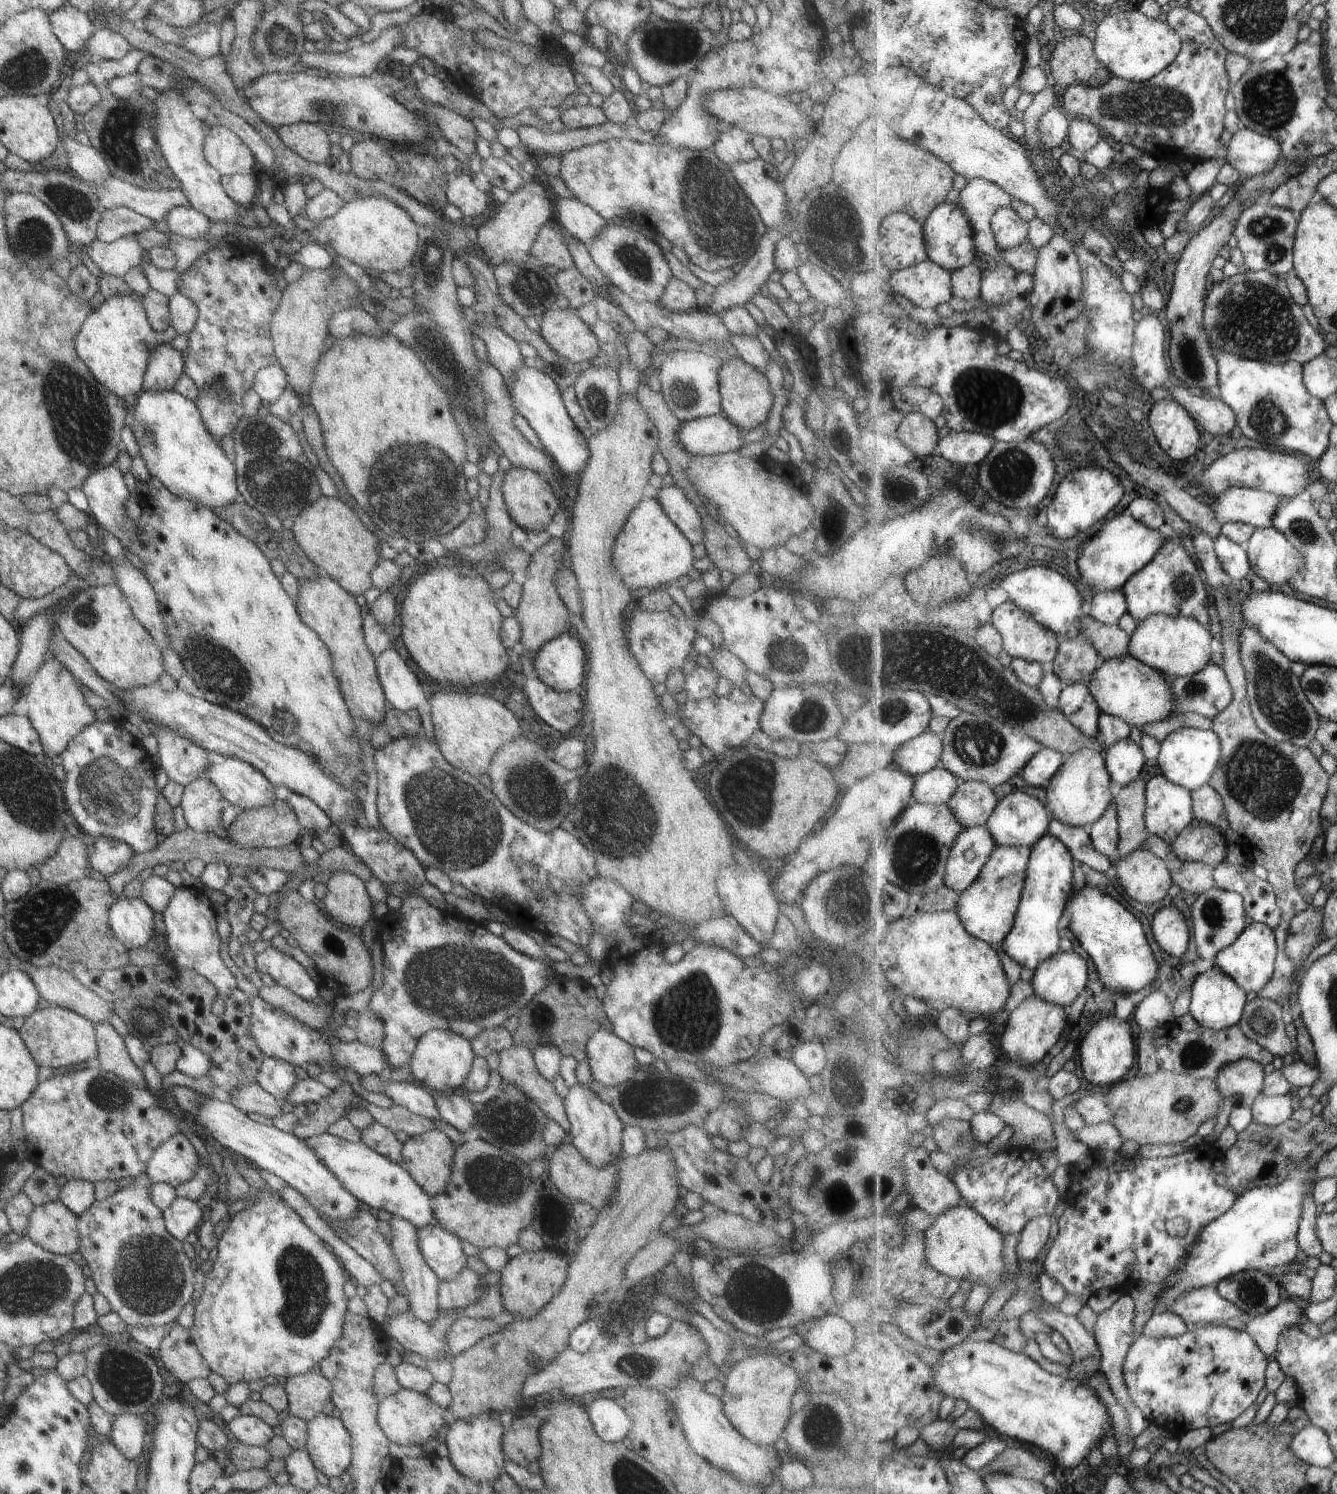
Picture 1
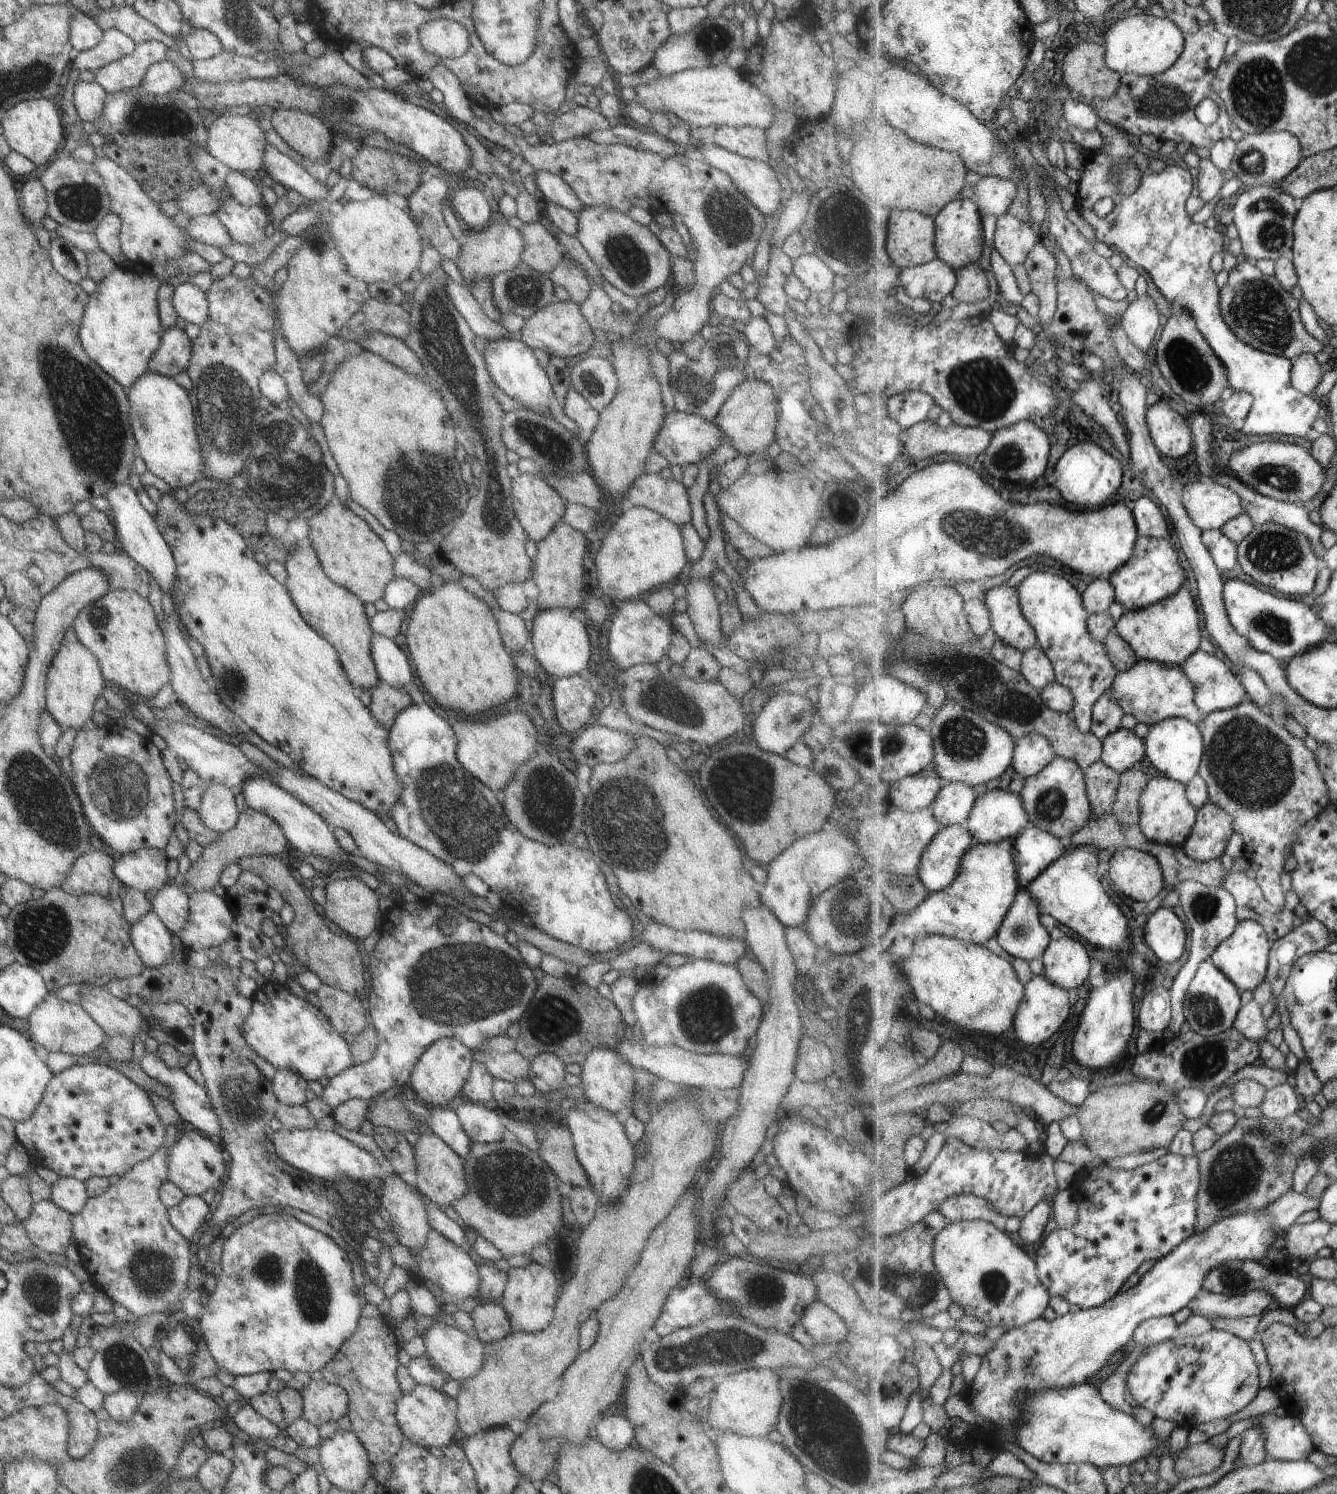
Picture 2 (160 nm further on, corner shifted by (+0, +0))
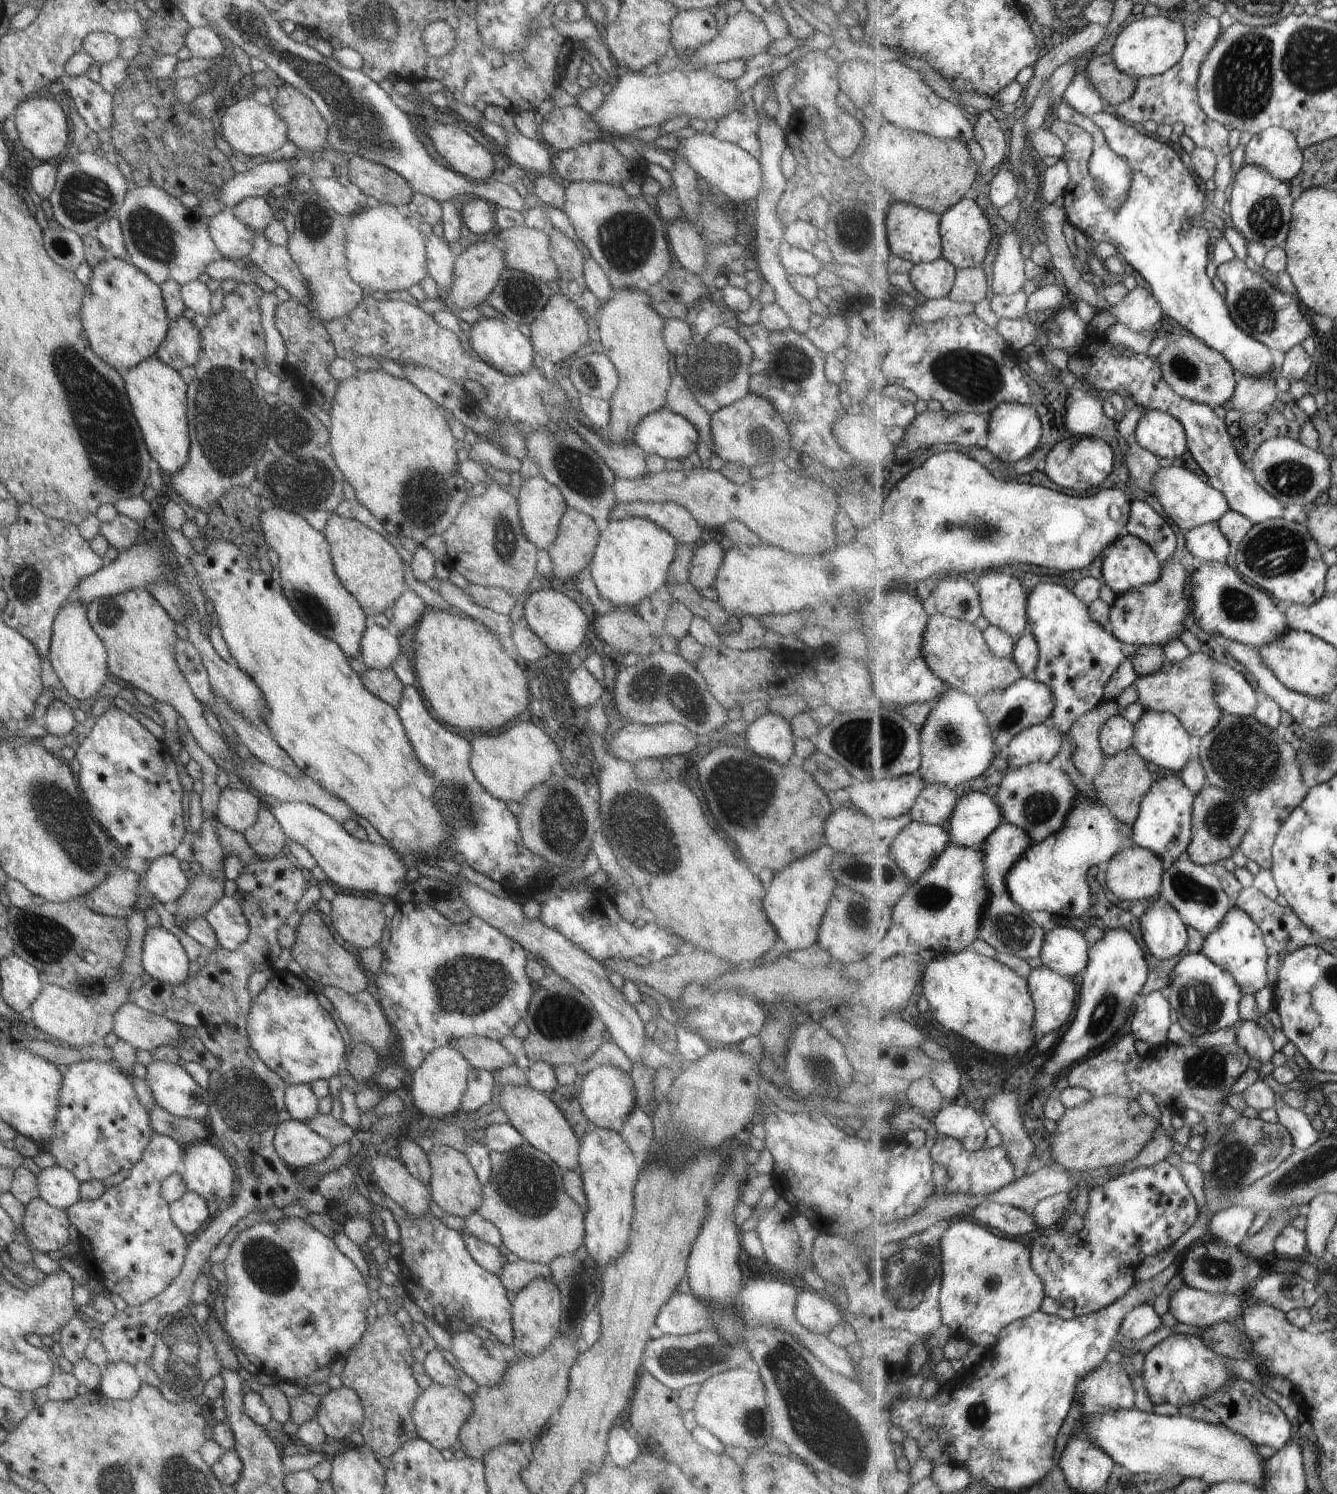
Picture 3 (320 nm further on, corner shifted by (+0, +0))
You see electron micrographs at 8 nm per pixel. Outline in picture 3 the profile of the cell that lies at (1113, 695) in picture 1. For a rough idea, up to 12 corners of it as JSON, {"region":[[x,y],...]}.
{"region":[[1168,660],[1135,683],[1146,710],[1170,712],[1197,740],[1225,716],[1217,660]]}

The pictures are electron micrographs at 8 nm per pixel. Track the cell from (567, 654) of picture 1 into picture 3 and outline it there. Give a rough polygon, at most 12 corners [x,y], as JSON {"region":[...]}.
{"region":[[546,586],[527,596],[521,623],[545,650],[568,656],[585,638],[577,604]]}

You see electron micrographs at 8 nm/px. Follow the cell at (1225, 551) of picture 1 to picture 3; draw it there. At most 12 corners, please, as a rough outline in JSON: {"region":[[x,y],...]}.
{"region":[[1217,521],[1184,534],[1196,561],[1232,561]]}

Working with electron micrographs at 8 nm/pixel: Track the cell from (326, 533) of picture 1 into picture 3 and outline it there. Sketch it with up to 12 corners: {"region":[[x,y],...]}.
{"region":[[332,511],[321,536],[368,622],[408,590],[395,548]]}

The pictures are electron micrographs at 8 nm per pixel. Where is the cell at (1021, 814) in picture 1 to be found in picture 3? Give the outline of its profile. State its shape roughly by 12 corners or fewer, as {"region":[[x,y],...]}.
{"region":[[960,796],[943,828],[977,849],[1003,822],[995,796]]}

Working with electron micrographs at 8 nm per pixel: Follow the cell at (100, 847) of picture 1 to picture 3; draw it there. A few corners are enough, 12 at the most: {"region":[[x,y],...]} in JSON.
{"region":[[172,854],[150,859],[142,877],[149,896],[168,908],[187,878]]}

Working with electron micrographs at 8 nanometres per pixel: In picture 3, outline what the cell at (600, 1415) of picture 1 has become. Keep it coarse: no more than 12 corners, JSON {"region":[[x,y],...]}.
{"region":[[617,1423],[605,1440],[606,1456],[629,1466],[642,1448],[636,1436]]}

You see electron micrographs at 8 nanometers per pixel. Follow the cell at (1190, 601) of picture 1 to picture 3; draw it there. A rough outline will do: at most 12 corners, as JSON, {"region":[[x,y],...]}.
{"region":[[1126,533],[1108,548],[1103,581],[1119,596],[1159,580],[1149,543]]}

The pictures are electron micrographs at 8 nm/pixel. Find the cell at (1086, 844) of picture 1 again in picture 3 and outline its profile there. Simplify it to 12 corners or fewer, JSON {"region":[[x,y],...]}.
{"region":[[1081,797],[1064,828],[1008,872],[1023,907],[1093,906],[1087,872],[1134,844],[1133,825]]}

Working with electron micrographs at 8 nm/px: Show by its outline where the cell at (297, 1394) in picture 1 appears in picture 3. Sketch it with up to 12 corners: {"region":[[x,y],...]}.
{"region":[[341,1386],[319,1396],[314,1420],[342,1441],[361,1426],[357,1394]]}

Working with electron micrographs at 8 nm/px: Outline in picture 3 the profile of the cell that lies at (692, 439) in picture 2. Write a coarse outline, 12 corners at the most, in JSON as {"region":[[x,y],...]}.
{"region":[[662,408],[631,445],[663,460],[695,452],[697,428]]}

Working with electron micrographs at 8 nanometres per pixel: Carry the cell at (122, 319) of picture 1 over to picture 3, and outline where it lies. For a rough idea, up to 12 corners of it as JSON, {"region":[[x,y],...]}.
{"region":[[109,256],[79,314],[89,348],[118,373],[153,357],[159,285]]}

